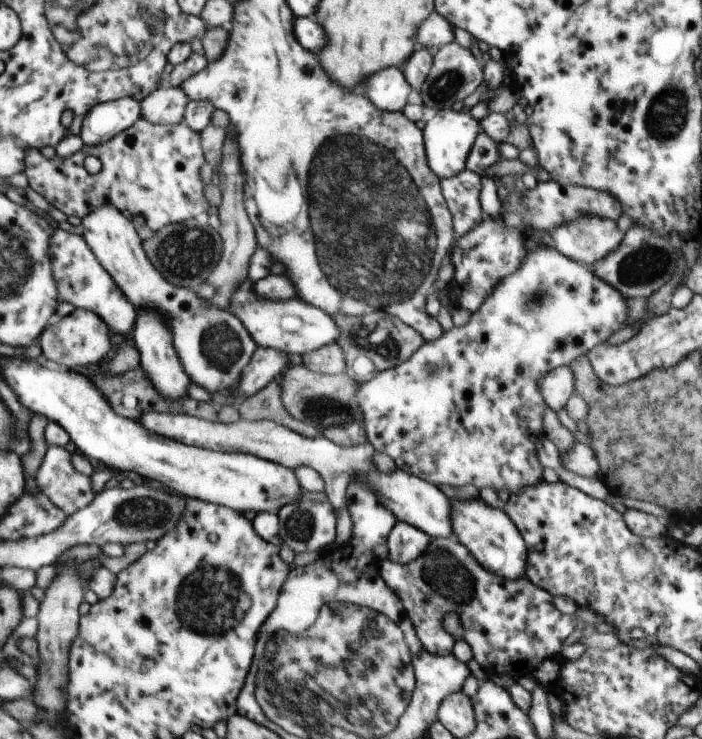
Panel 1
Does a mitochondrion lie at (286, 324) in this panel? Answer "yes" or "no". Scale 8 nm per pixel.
no

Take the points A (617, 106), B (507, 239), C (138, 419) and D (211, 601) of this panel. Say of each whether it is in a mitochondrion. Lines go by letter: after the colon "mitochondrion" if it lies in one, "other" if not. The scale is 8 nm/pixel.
A: other
B: other
C: other
D: mitochondrion

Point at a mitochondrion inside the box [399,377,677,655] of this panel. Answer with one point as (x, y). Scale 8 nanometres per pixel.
(449, 569)

